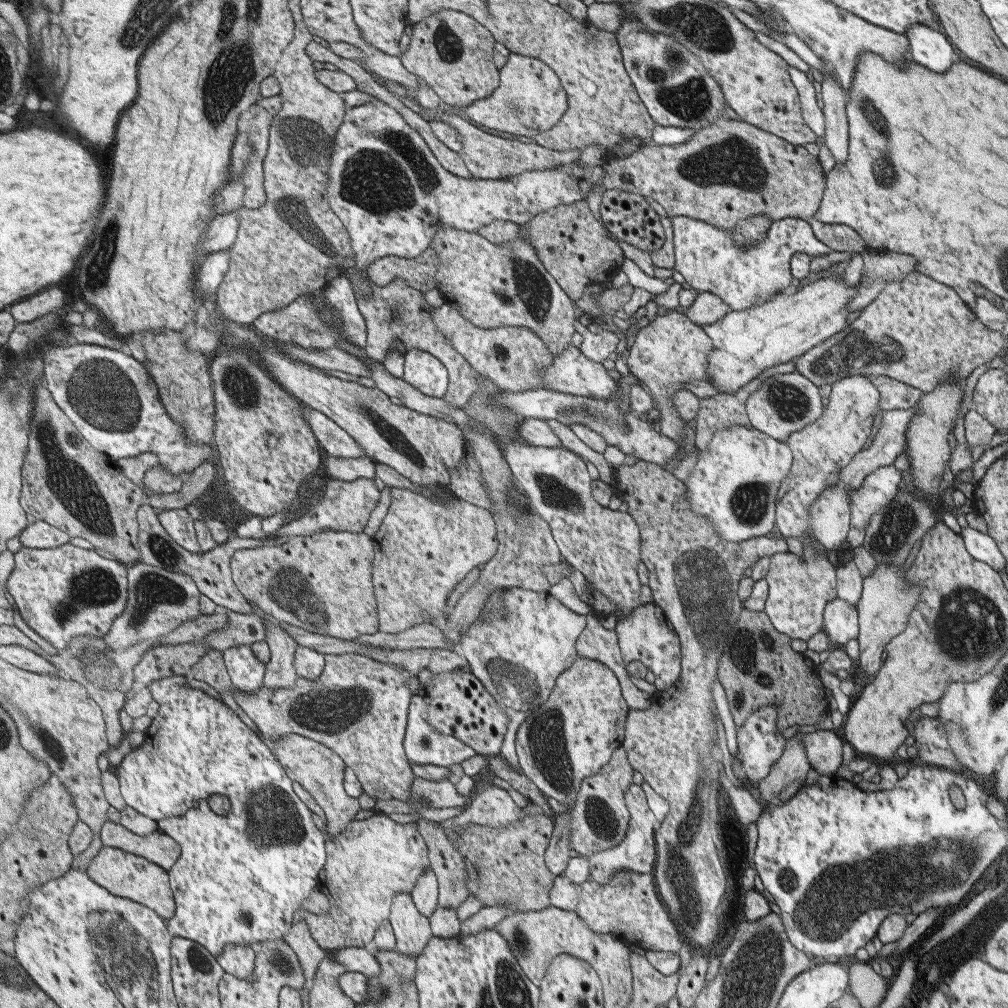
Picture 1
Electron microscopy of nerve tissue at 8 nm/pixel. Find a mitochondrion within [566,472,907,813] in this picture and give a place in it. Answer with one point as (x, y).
(704, 592)

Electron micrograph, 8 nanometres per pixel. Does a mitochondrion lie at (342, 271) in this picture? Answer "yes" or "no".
no

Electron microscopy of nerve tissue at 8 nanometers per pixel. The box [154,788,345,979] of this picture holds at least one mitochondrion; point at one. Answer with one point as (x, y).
(199, 961)

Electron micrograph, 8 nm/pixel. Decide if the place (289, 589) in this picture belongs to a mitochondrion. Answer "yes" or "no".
yes

